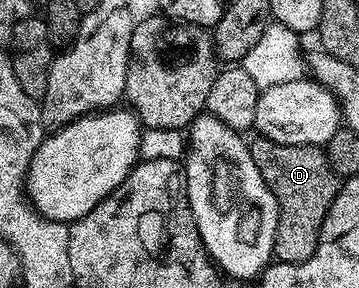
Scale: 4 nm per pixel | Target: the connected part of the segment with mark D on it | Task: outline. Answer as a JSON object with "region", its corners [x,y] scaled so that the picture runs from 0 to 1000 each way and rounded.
{"region":[[[730,472],[710,479],[691,497],[705,569],[774,715],[760,889],[786,917],[841,917],[877,882],[897,774],[950,642],[947,615],[922,590],[903,517],[886,503],[799,507]]]}

